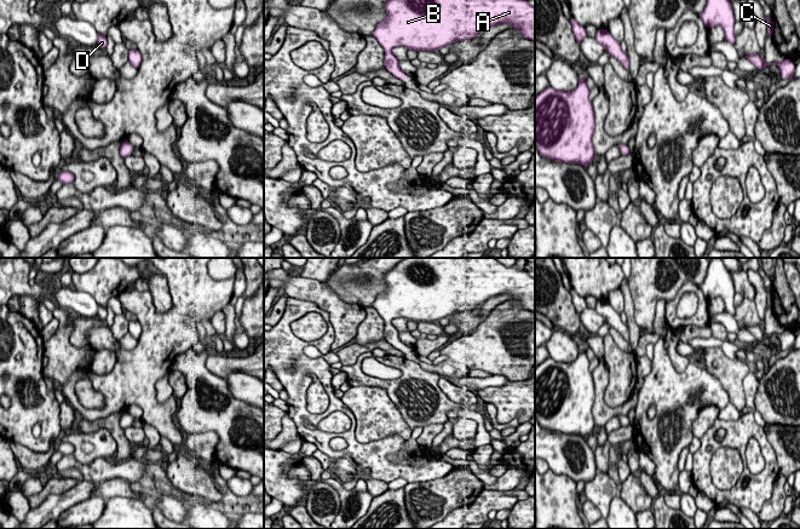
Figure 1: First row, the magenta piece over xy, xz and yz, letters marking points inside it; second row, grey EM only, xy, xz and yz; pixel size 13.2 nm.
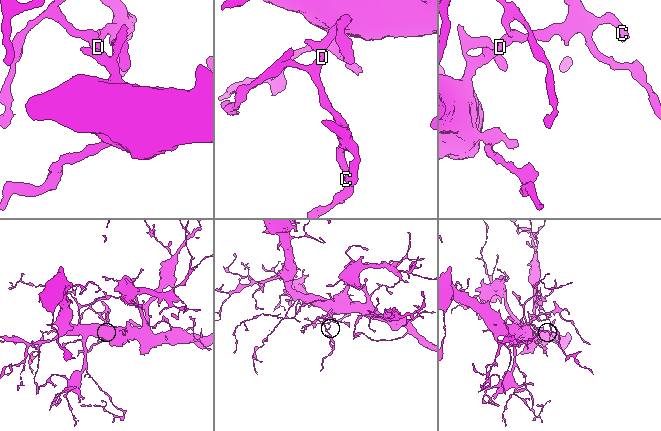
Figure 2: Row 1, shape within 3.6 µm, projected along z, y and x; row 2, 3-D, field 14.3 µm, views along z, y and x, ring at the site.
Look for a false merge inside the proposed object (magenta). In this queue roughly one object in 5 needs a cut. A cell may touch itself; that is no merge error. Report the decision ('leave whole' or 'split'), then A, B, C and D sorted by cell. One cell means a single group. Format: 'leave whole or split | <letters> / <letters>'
leave whole | A B C D

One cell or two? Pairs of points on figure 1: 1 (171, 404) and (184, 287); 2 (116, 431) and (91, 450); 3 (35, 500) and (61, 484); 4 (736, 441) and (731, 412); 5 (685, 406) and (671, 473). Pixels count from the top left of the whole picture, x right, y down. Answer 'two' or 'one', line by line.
1: one
2: two
3: one
4: two
5: one

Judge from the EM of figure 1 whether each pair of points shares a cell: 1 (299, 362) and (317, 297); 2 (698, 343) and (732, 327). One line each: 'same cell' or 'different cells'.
1: different cells
2: different cells

